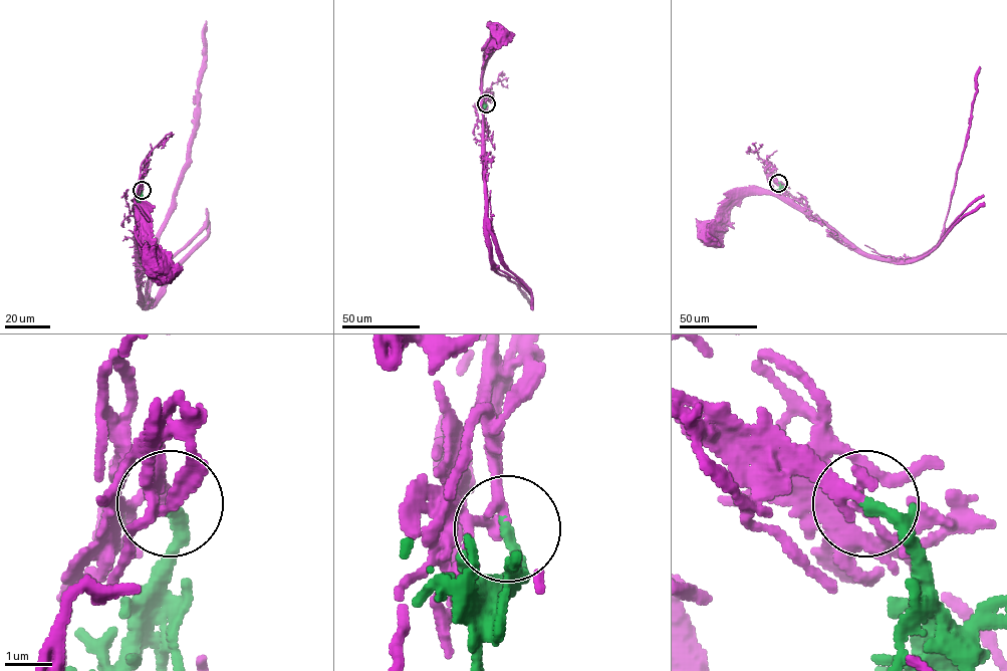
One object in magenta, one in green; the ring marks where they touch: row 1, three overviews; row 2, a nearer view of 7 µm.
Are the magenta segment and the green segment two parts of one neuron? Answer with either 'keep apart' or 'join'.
join

